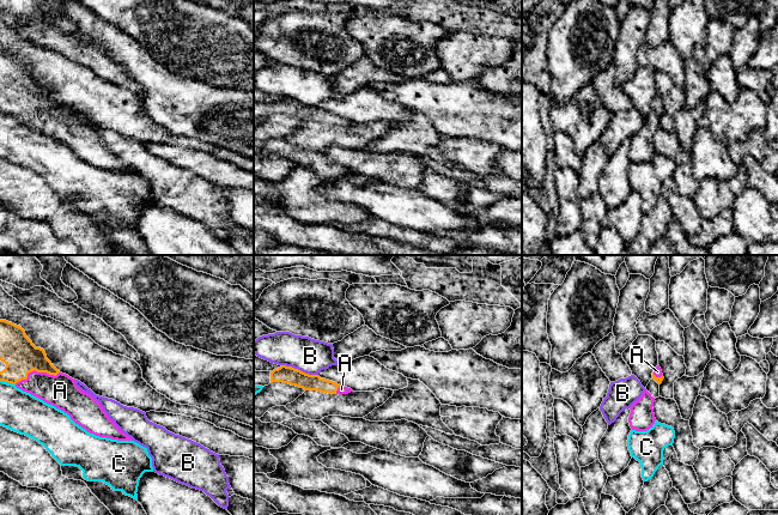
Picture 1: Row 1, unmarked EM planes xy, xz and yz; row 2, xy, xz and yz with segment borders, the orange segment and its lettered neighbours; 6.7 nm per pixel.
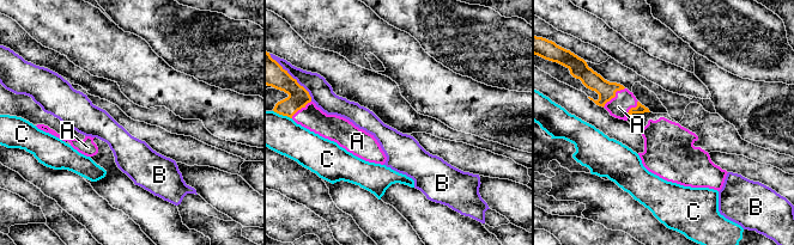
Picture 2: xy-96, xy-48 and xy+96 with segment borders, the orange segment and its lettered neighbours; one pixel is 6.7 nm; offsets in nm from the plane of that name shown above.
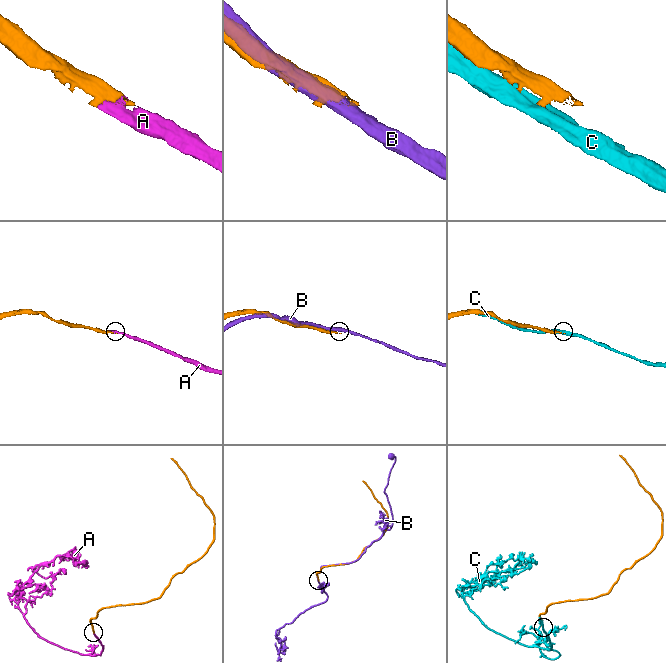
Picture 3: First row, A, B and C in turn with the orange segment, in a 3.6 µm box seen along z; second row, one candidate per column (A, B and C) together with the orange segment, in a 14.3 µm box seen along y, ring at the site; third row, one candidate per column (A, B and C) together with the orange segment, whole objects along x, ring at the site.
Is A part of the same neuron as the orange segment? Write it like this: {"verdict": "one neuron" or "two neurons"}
{"verdict": "one neuron"}

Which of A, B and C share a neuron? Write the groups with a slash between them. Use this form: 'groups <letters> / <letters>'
groups A / B / C

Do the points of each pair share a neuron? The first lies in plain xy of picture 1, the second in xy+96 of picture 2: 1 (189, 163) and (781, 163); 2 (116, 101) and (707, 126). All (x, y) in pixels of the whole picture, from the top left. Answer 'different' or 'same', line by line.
1: different
2: same

